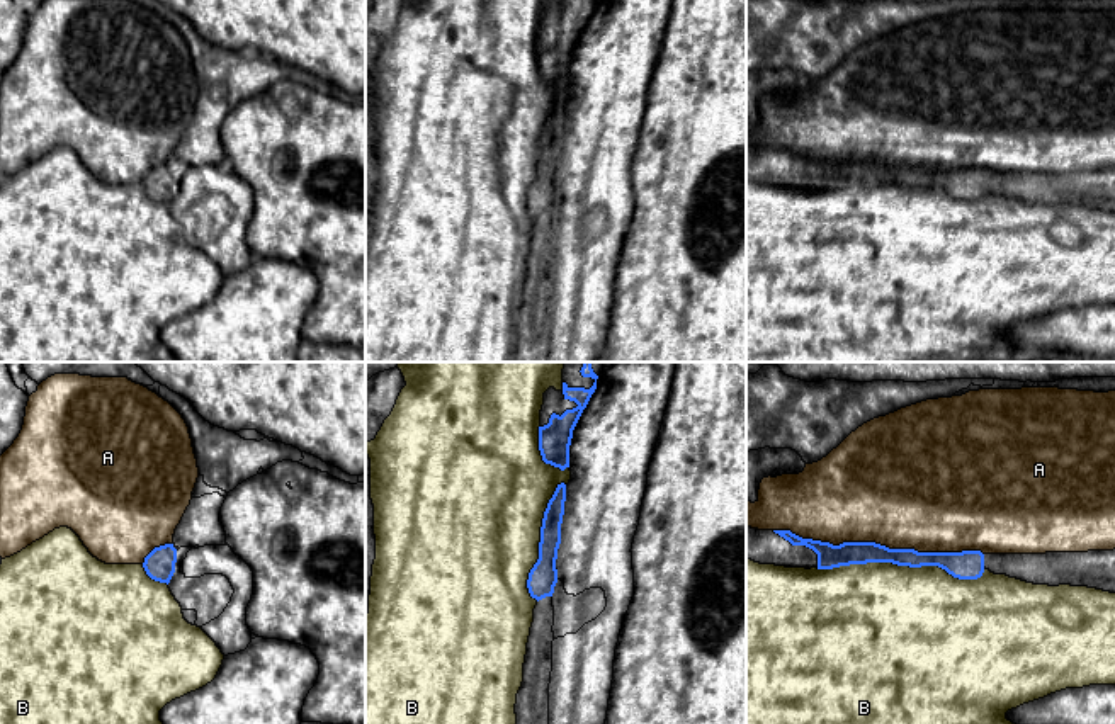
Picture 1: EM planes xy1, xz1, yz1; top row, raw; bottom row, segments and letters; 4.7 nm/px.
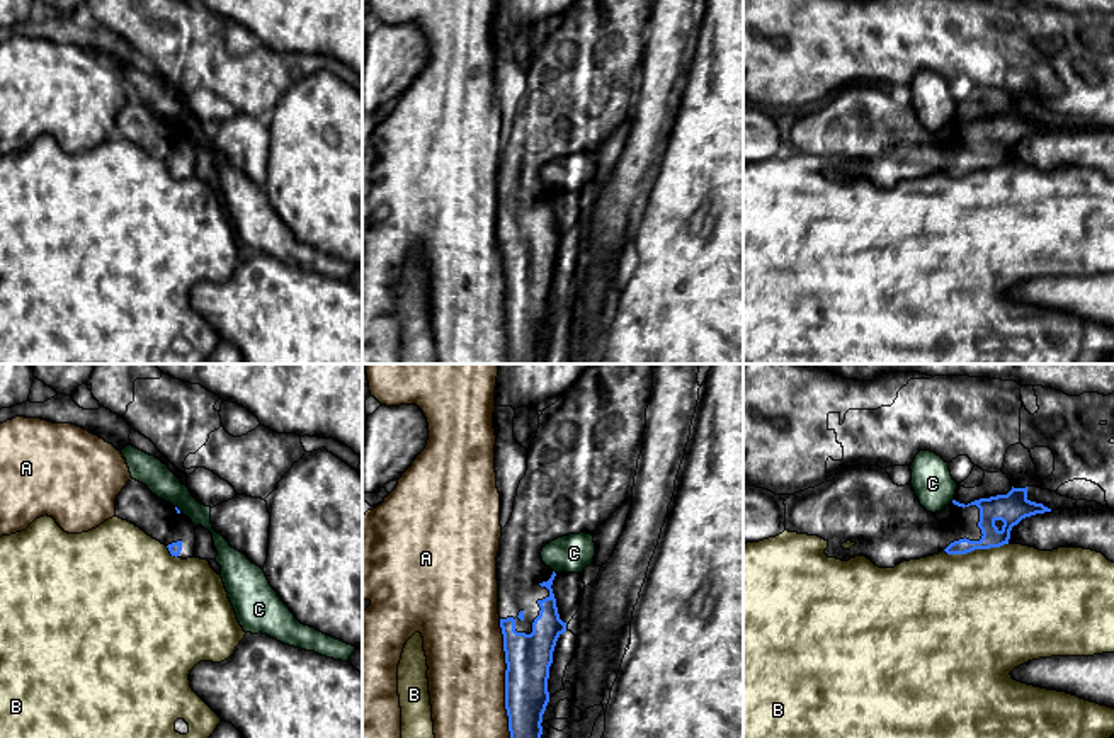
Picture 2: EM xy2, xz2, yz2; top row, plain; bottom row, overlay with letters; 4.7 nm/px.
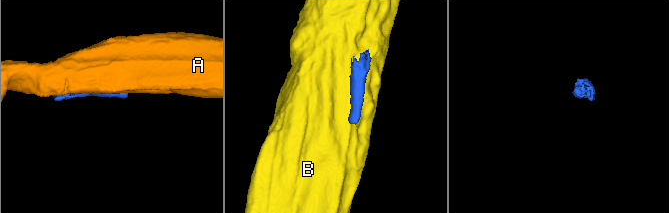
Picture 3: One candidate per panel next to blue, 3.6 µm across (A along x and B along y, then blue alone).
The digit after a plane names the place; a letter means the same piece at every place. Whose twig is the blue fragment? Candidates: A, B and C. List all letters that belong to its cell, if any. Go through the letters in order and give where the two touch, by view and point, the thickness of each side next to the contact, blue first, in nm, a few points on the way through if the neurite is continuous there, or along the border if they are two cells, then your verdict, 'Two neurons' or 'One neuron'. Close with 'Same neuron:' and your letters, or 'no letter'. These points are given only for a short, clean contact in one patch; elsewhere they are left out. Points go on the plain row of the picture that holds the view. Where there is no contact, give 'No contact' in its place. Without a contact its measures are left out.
A: Touches blue at yz1 (879, 164). Thickness 120 nm (blue) against 500 nm. Two neurons
B: Touches blue at yz1 (901, 184). Thickness 110 nm (blue) against 500 nm. Two neurons
C: Touches blue at xy2 (177, 128). Thickness 20 nm (blue) against 140 nm. Boundary: xy2 (176, 124), (181, 130). Two neurons
Same neuron: no letter

